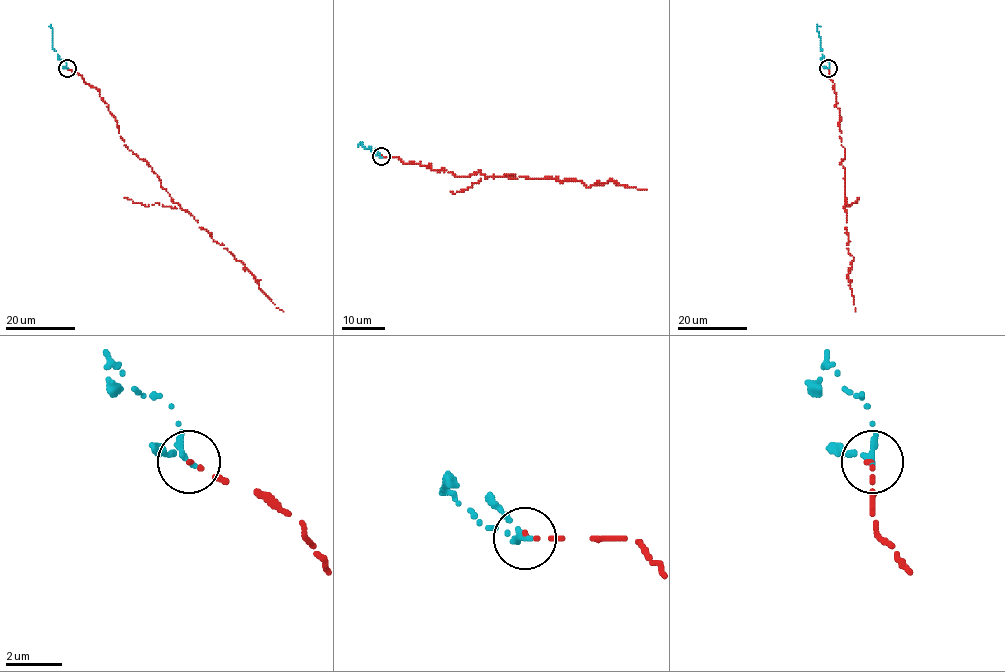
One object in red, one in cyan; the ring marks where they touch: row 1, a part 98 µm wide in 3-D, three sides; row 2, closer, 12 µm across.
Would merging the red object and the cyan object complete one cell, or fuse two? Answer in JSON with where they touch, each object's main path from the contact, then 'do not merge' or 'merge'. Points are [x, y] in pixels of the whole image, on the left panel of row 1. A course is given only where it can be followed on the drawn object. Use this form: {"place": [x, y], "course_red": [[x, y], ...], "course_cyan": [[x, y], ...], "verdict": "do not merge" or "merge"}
{"place": [67, 68], "course_red": [[67, 68], [99, 89], [123, 145], [151, 166], [172, 200], [199, 227], [241, 261], [283, 312]], "course_cyan": [[67, 68], [53, 47], [53, 29], [48, 25]], "verdict": "do not merge"}

